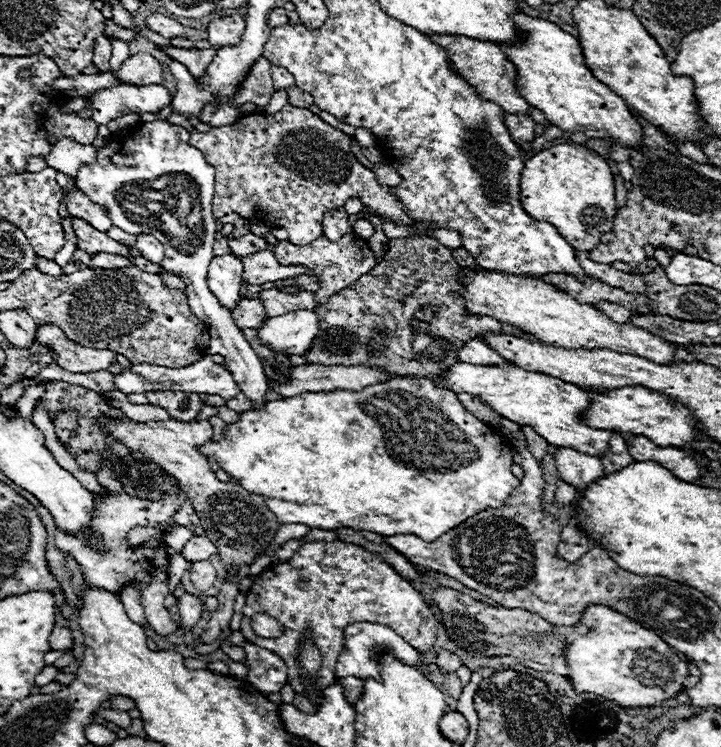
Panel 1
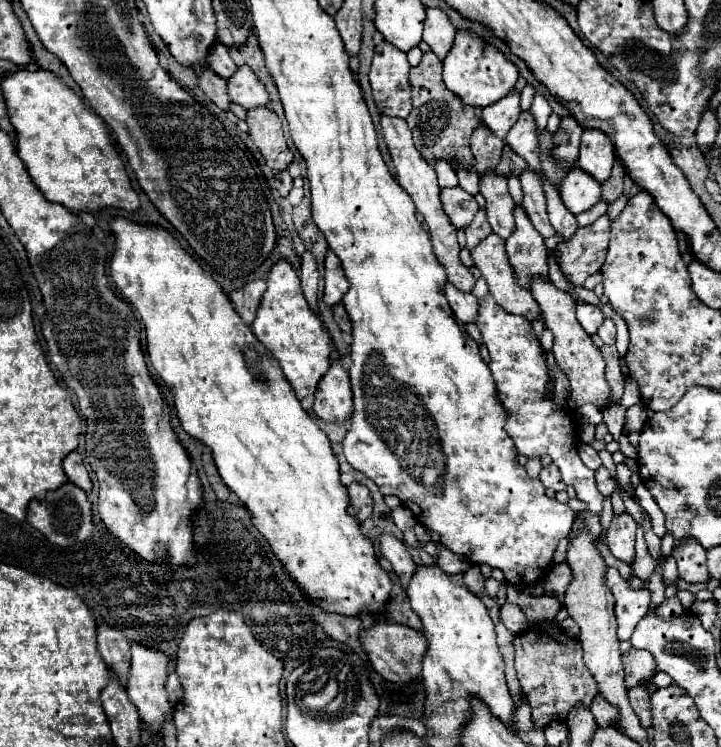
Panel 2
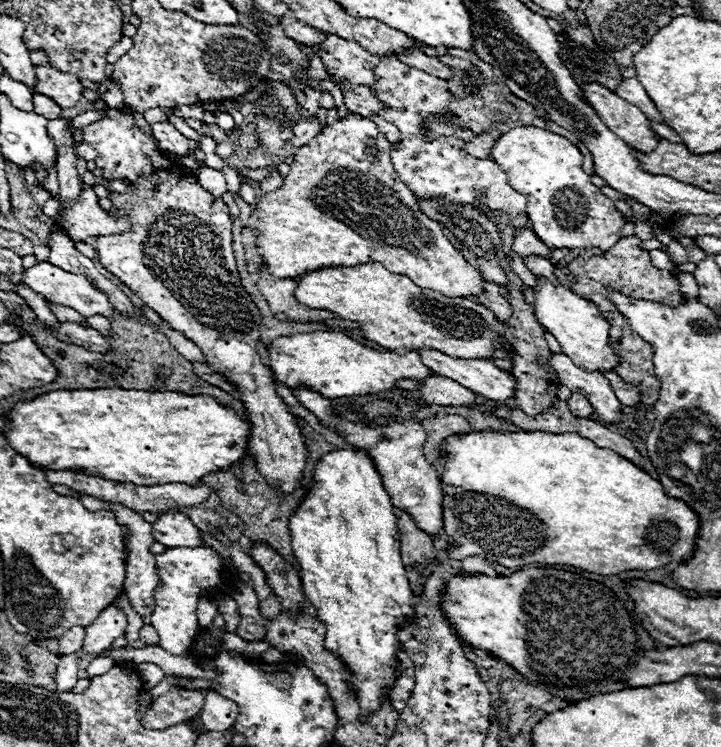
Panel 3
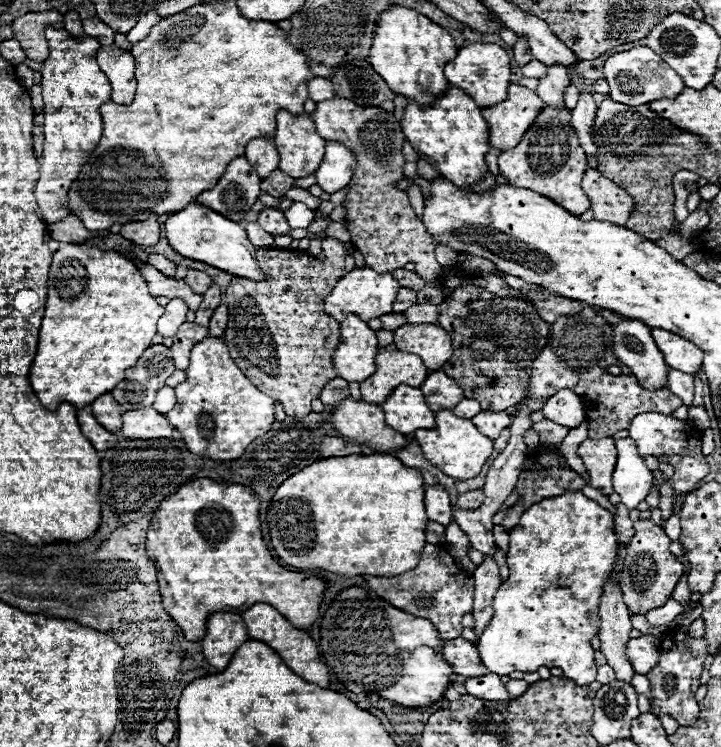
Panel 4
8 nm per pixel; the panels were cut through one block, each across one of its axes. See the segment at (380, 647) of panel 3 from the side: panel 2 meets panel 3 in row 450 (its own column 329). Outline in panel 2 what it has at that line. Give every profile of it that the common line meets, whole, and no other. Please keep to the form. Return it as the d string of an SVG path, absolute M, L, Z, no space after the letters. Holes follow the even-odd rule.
M280 260L272 266L266 284L268 288L252 324L252 332L274 354L286 380L292 384L296 396L302 400L304 396L316 392L318 380L330 368L332 338L322 320L310 310L300 288L300 278L286 260Z

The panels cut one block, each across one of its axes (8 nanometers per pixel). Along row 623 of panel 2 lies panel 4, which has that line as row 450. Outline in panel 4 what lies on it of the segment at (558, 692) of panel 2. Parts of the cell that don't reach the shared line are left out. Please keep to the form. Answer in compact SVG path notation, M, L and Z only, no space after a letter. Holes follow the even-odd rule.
M540 450L540 452L532 452L528 456L528 462L524 464L524 470L518 478L518 484L516 484L516 490L520 490L520 500L512 506L512 510L508 512L508 516L502 520L502 526L506 532L510 532L518 520L520 520L520 514L530 508L534 502L540 502L542 498L550 498L550 496L560 496L562 492L566 490L582 490L586 484L586 480L582 480L572 468L568 466L560 466L556 454L552 450Z

